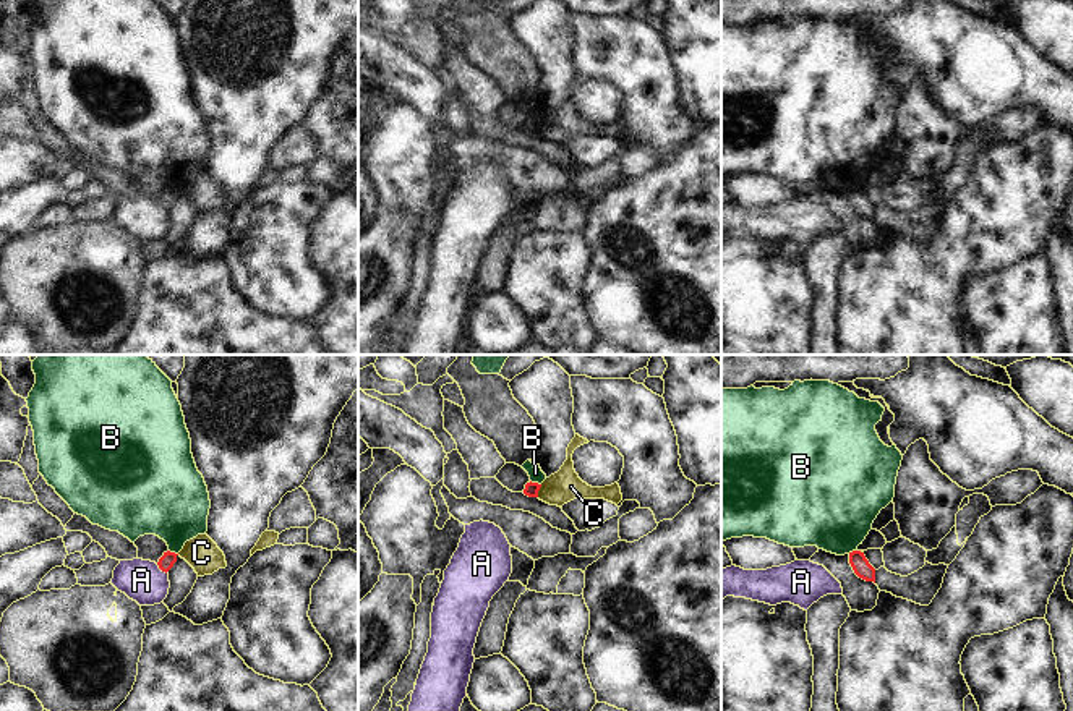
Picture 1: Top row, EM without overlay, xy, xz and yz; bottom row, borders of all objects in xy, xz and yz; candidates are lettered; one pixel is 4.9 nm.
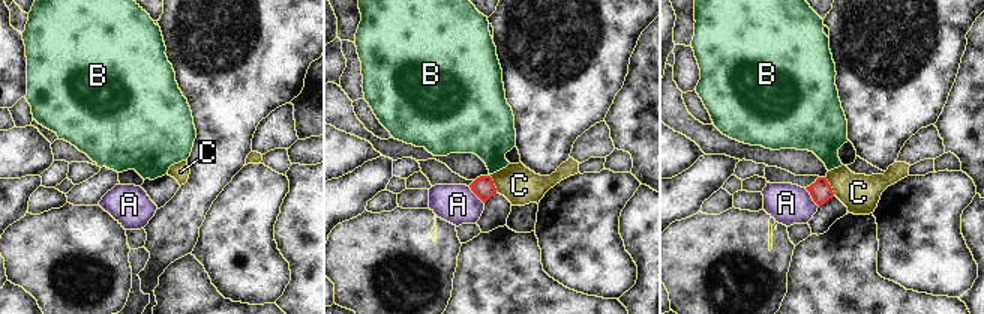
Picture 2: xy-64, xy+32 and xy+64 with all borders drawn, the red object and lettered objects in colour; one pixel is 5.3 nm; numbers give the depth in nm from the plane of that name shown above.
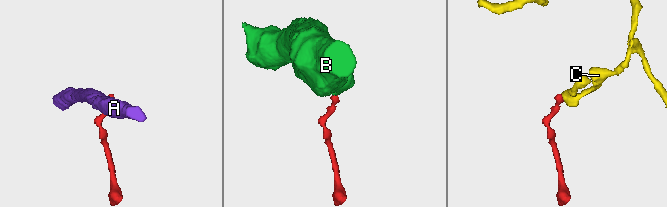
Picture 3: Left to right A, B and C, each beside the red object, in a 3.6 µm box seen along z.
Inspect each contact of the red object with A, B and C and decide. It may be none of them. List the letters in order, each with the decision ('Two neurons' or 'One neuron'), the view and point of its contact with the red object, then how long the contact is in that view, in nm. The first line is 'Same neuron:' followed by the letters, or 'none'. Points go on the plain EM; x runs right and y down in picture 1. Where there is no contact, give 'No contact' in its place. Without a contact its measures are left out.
Same neuron: none
A: Two neurons. Touches red at xy (161, 206). Shared border 80 nm
B: Two neurons. Touches red at xz (535, 120). Shared border 60 nm
C: Two neurons. Touches red at xz (538, 127). Shared border 70 nm.

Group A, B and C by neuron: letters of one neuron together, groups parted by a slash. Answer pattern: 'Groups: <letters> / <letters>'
Groups: A / B / C.

